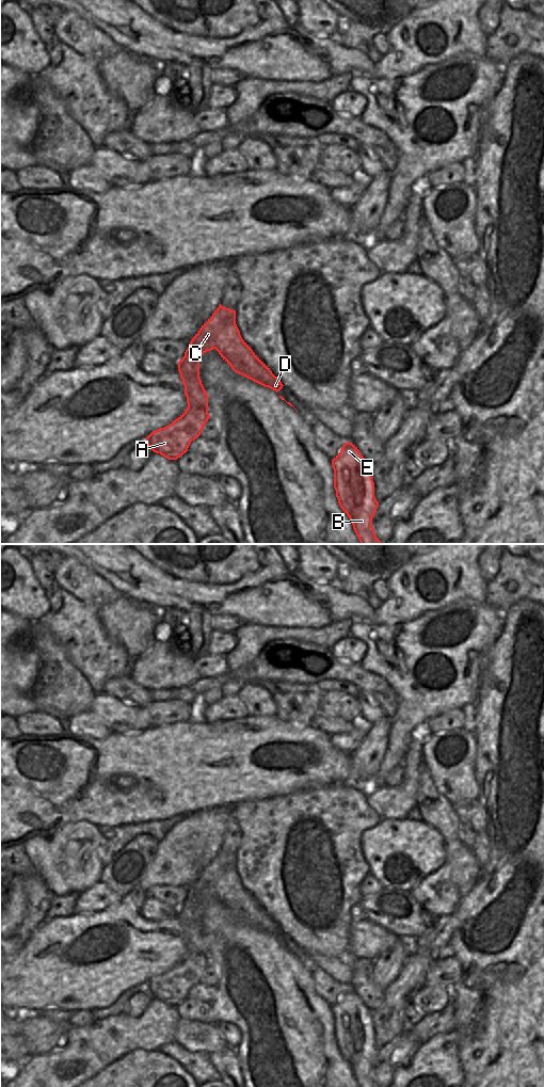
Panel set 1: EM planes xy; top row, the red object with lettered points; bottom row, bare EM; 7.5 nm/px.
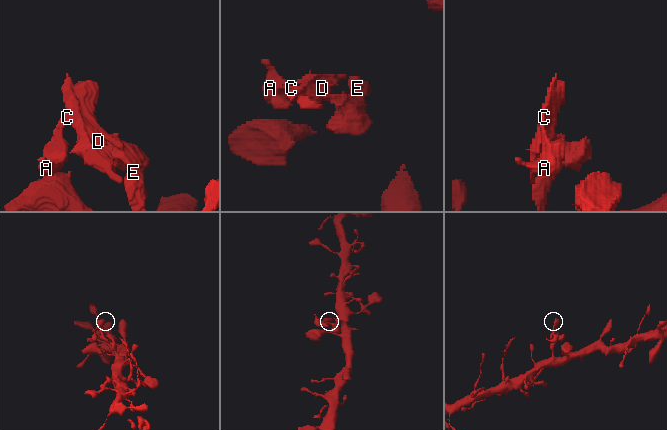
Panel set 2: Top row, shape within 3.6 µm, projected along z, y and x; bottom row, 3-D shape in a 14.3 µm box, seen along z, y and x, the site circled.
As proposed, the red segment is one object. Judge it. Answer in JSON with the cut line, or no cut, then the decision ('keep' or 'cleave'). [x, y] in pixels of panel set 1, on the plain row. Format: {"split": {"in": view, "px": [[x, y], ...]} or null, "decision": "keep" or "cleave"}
{"split": null, "decision": "keep"}

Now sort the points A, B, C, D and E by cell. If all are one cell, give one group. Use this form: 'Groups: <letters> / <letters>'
Groups: A B C D E.

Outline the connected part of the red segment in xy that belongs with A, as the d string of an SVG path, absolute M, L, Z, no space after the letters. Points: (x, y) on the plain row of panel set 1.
M220 850L192 884L185 902L178 908L187 956L169 972L151 978L145 987L154 998L169 1006L177 1006L186 1000L210 964L208 941L199 924L199 905L213 895L235 918L276 939L284 932L242 885L236 870L236 857Z

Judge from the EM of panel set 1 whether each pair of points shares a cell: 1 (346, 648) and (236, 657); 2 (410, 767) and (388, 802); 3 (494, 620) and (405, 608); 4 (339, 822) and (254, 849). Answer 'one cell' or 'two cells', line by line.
1: two cells
2: one cell
3: two cells
4: one cell

